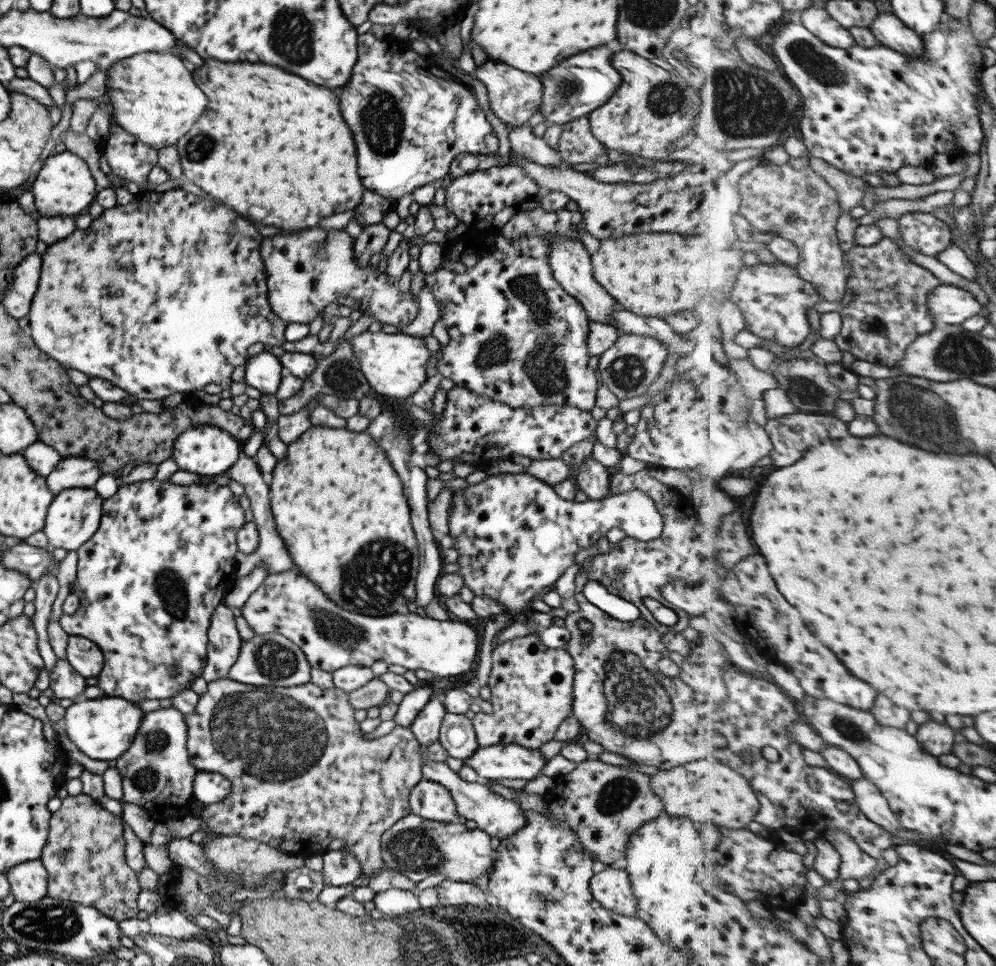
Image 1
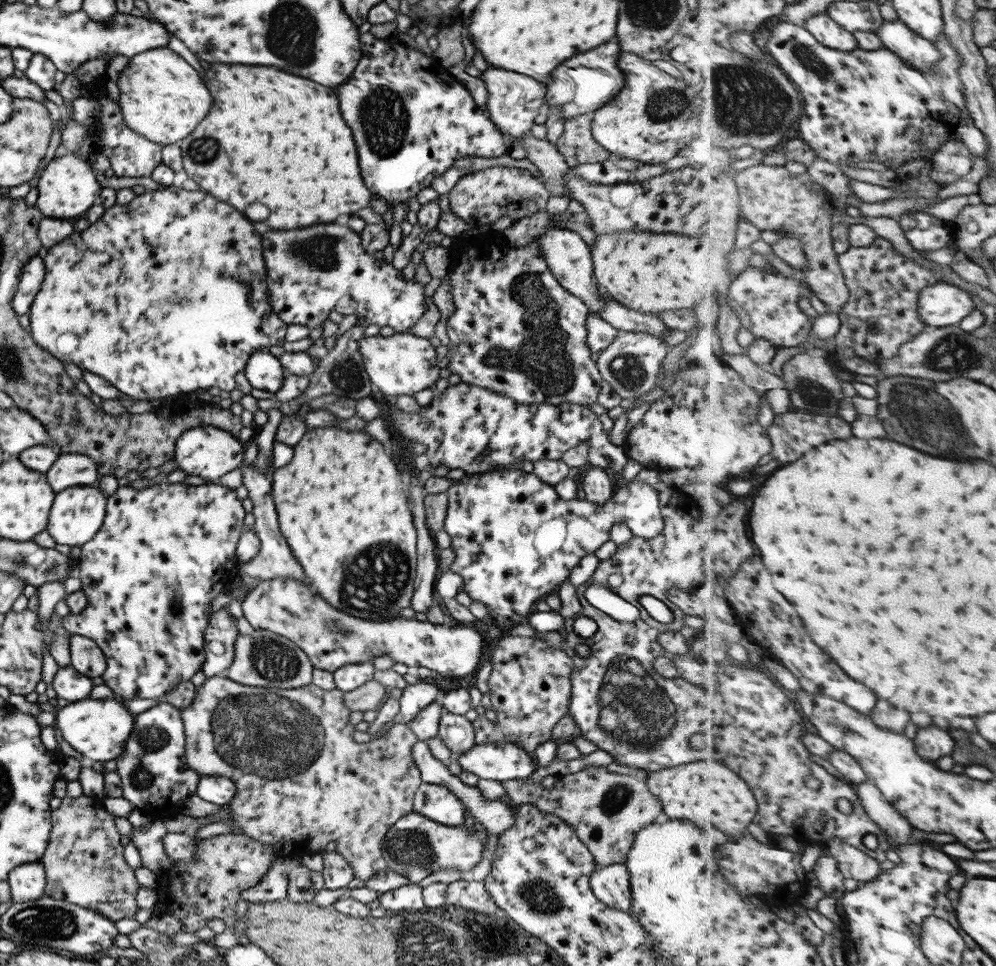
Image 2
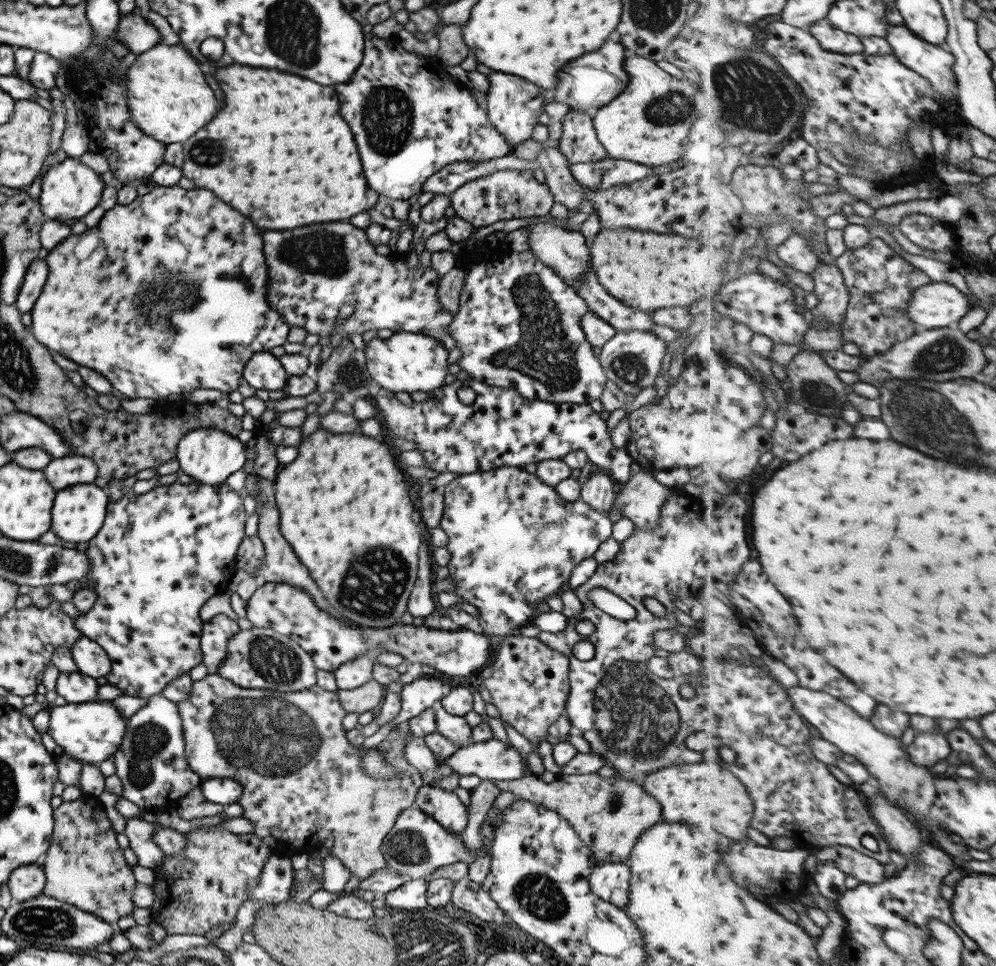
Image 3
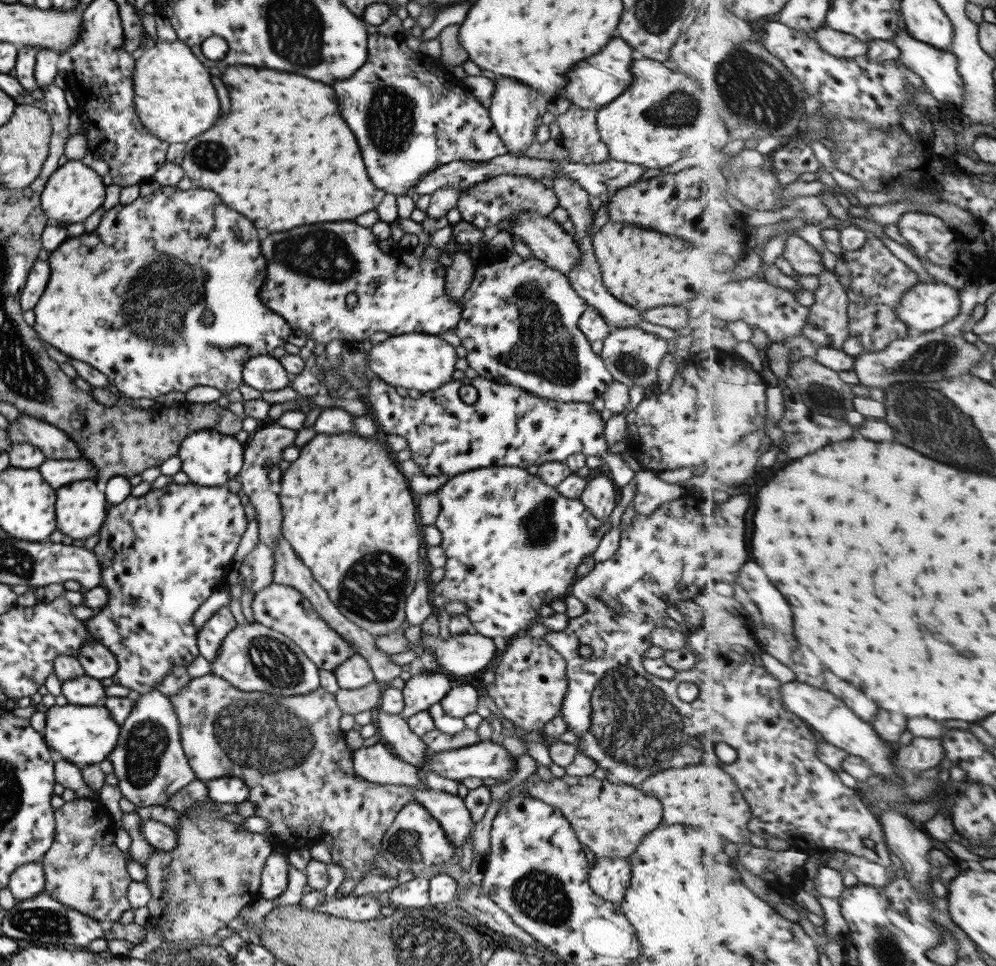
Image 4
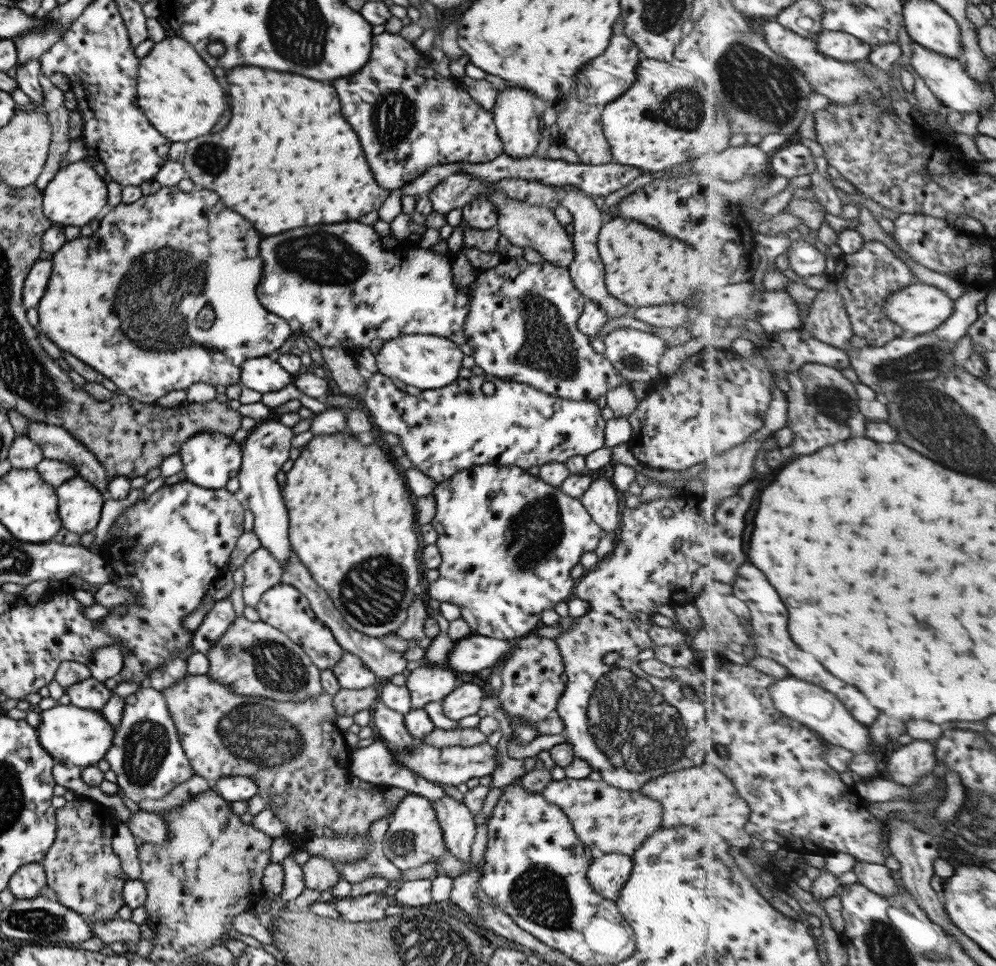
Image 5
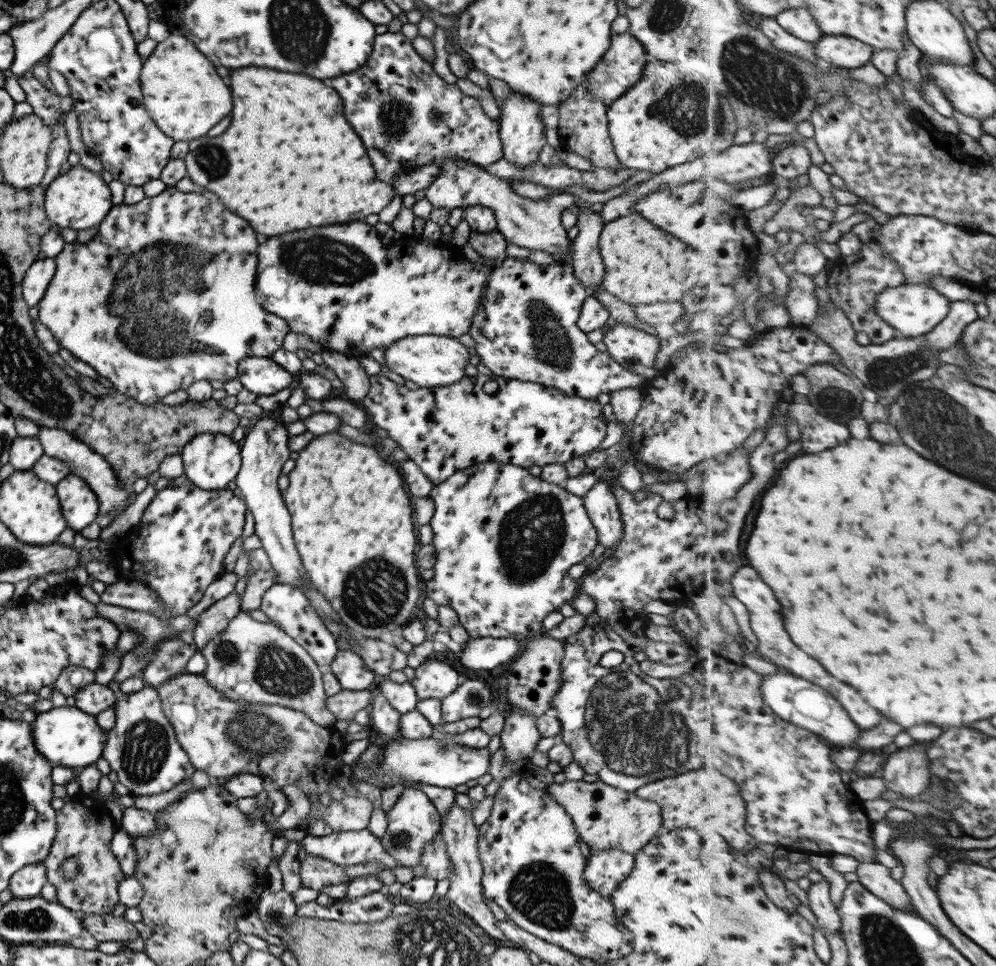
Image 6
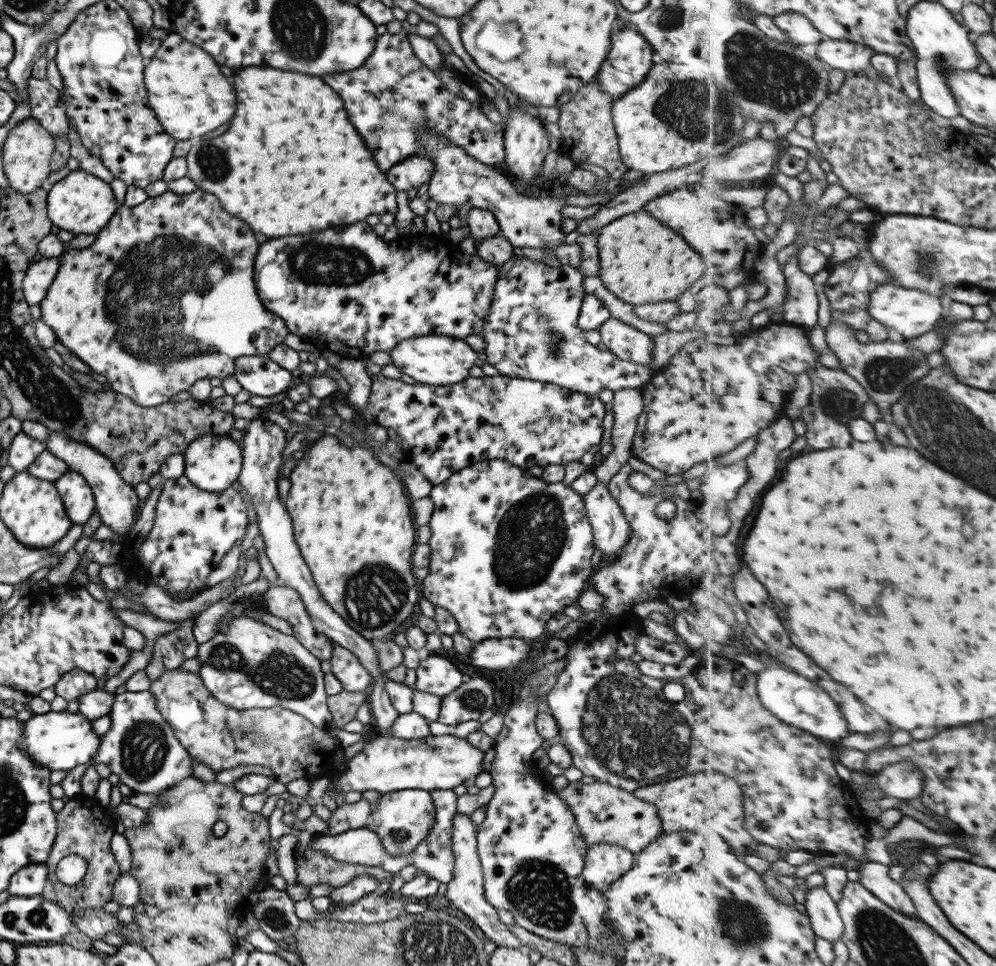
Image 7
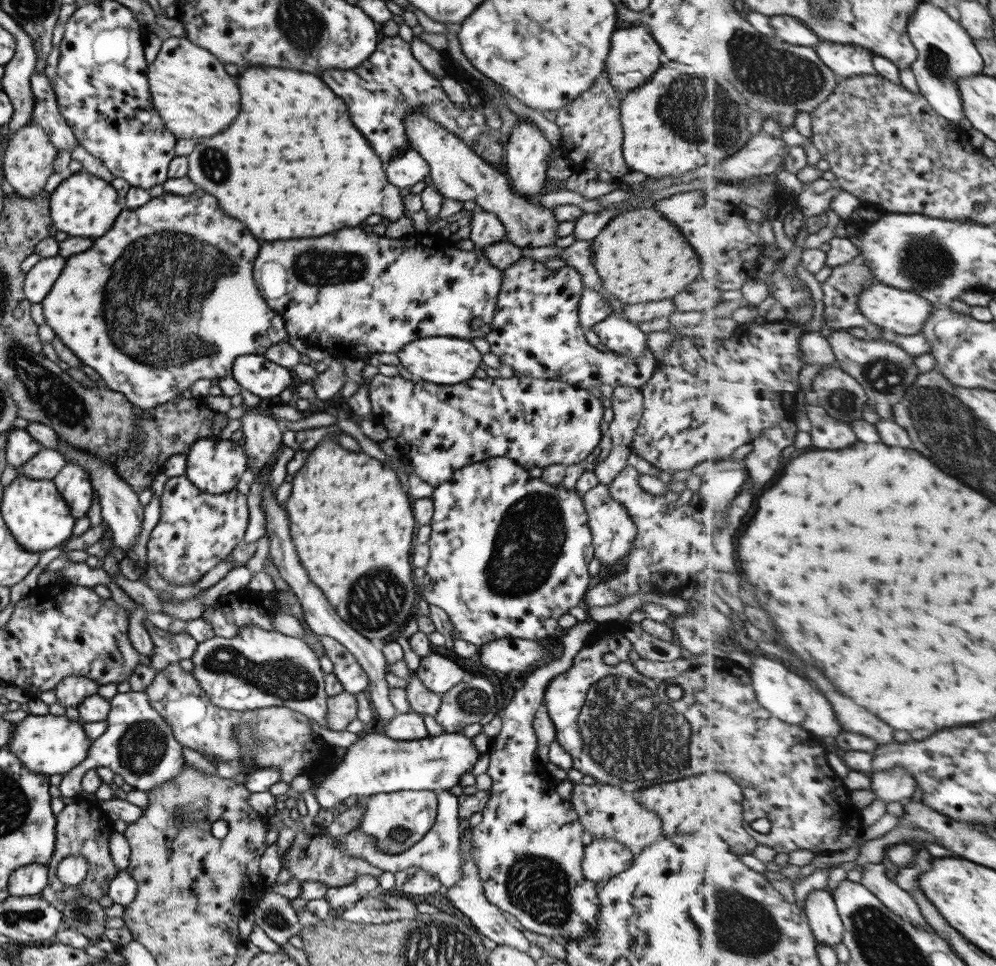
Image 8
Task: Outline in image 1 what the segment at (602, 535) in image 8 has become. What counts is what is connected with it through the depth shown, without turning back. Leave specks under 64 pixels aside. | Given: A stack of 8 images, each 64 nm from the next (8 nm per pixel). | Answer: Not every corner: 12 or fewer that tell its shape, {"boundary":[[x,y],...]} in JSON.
{"boundary":[[591,457],[571,477],[587,499],[608,496],[610,471]]}

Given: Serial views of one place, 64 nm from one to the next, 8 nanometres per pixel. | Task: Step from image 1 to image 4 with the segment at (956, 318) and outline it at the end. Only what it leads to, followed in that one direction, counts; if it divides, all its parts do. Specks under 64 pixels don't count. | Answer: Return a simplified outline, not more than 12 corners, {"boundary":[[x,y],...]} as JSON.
{"boundary":[[921,282],[897,318],[912,333],[942,329],[961,314],[962,293]]}

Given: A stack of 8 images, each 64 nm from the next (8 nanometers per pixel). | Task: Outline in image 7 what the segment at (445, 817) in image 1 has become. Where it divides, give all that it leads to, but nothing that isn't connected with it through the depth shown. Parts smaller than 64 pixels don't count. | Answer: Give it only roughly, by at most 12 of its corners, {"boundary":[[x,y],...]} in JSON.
{"boundary":[[451,818],[444,894],[496,947],[523,949],[484,897],[475,828]]}

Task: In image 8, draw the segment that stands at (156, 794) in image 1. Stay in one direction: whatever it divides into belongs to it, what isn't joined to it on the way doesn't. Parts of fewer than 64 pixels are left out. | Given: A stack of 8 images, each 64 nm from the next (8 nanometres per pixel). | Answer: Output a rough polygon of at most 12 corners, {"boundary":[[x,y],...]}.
{"boundary":[[145,691],[115,693],[107,728],[58,782],[76,799],[97,766],[147,792],[184,767]]}

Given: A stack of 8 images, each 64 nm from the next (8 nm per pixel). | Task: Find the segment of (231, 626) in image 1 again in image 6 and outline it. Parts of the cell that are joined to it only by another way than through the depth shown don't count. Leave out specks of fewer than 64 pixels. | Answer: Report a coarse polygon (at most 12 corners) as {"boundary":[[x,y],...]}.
{"boundary":[[232,592],[198,615],[192,639],[197,651],[240,611]]}

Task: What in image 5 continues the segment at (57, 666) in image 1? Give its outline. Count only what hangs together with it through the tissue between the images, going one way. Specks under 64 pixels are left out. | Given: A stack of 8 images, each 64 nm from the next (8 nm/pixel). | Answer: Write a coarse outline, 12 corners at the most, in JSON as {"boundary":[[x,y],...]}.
{"boundary":[[91,677],[66,686],[72,705],[101,710],[112,695]]}

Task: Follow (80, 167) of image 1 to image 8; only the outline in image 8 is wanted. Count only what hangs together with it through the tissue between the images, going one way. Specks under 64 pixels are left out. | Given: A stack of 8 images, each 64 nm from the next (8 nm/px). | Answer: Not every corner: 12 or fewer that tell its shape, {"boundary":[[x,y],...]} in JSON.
{"boundary":[[81,170],[50,193],[53,230],[95,240],[124,203]]}

